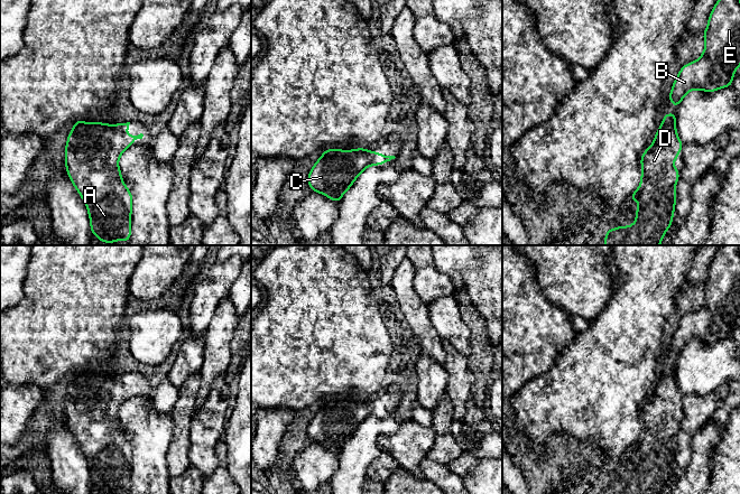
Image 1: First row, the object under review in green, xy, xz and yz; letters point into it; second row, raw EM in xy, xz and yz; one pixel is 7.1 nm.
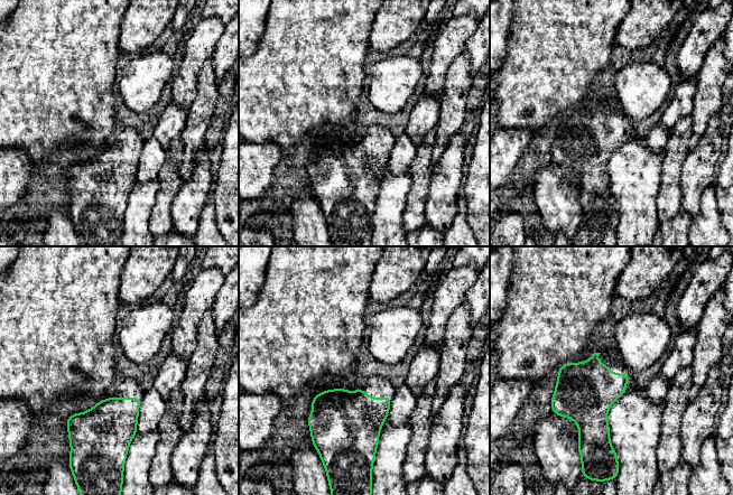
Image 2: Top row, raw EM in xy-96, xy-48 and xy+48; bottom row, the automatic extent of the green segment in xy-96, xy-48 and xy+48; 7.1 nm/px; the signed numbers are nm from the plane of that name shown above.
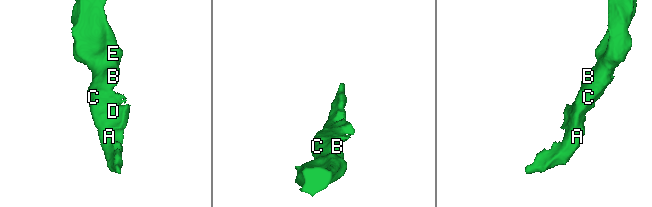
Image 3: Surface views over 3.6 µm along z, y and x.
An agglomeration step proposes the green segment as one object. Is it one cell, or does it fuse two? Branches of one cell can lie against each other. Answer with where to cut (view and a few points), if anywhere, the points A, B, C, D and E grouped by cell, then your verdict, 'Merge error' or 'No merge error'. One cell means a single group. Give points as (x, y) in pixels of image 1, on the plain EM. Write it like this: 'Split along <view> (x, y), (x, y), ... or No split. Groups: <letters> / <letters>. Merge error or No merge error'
No split. Groups: A B C D E. No merge error

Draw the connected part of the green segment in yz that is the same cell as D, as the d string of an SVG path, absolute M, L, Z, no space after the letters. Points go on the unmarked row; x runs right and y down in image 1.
M665 364L653 395L640 408L640 437L628 448L640 453L640 458L631 462L637 464L636 473L631 477L622 476L605 482L604 494L660 494L663 492L665 483L672 477L677 449L675 436L679 430L679 421L672 413L681 409L677 402L683 401L683 398L676 384L676 365Z

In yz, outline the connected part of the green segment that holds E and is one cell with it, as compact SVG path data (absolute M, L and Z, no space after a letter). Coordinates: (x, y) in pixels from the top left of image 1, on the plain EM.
M723 245L710 264L707 278L703 283L705 298L702 307L684 316L672 336L668 352L677 360L691 341L714 343L732 337L733 326L740 317L740 245Z

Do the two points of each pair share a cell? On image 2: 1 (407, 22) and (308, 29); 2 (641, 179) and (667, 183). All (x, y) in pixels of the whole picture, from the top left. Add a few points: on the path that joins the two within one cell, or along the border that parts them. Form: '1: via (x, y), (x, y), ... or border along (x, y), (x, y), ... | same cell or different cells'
1: border along (378, 11), (371, 28), (369, 48) | different cells
2: border along (664, 156), (656, 207) | different cells

